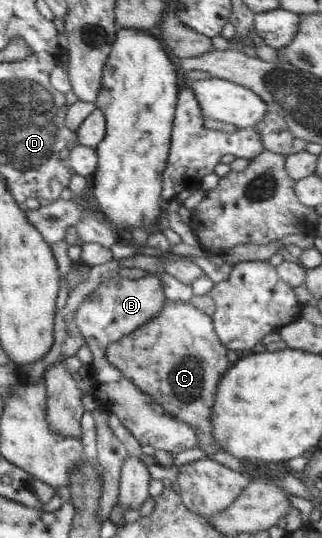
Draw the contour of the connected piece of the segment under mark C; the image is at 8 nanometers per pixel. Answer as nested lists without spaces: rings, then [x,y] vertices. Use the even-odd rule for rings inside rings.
[[[165,299],[161,311],[133,333],[110,344],[107,359],[142,392],[197,433],[198,444],[207,455],[223,452],[213,438],[211,408],[221,374],[228,370],[228,350],[215,333],[212,317],[190,302]]]

